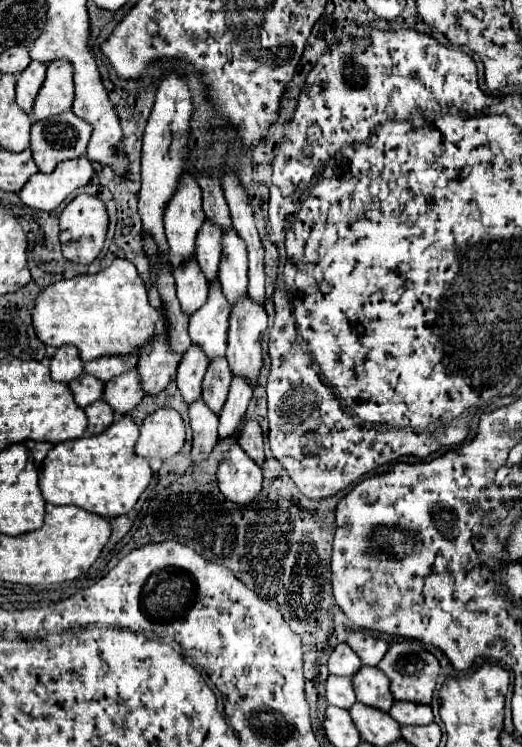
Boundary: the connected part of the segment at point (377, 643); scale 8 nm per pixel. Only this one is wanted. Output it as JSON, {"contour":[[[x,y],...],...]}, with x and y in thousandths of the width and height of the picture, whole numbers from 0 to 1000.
{"contour":[[[672,846],[661,859],[680,870],[680,876],[703,892],[722,892],[745,867],[745,862],[738,857],[718,854],[711,849],[699,849],[699,846]]]}

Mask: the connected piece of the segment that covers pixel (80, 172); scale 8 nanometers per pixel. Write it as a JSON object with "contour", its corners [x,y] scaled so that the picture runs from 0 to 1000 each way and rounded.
{"contour":[[[167,209],[125,214],[109,220],[98,233],[63,233],[36,262],[56,278],[105,281],[140,254],[163,249],[178,230],[178,220]]]}

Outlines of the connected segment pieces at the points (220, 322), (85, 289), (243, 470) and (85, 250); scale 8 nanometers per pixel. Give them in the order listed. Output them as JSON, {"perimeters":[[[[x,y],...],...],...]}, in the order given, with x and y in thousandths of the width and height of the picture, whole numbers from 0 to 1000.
{"perimeters":[[[[420,375],[400,380],[397,404],[362,423],[362,450],[370,461],[389,463],[400,479],[431,474],[435,469],[435,426],[439,404],[423,391]]],[[[224,345],[186,367],[151,367],[90,383],[59,415],[71,452],[102,466],[140,461],[159,485],[224,474],[243,477],[289,455],[308,418],[282,402],[278,380],[247,348]]],[[[446,594],[416,629],[420,656],[450,675],[473,675],[500,659],[504,635],[500,627],[462,602],[458,594]]],[[[151,260],[144,268],[136,268],[121,286],[117,286],[117,332],[121,332],[121,345],[132,351],[148,353],[174,353],[201,324],[205,316],[205,303],[209,303],[209,289],[201,281],[201,273],[174,260]]]]}

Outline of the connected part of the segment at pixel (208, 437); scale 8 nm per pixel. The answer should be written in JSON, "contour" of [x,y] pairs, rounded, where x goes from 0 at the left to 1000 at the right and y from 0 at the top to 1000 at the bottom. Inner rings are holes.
{"contour":[[[377,533],[374,538],[362,541],[362,560],[366,560],[366,573],[370,573],[366,613],[377,621],[389,613],[397,613],[400,605],[416,594],[420,557],[404,546],[397,546],[389,533]]]}

